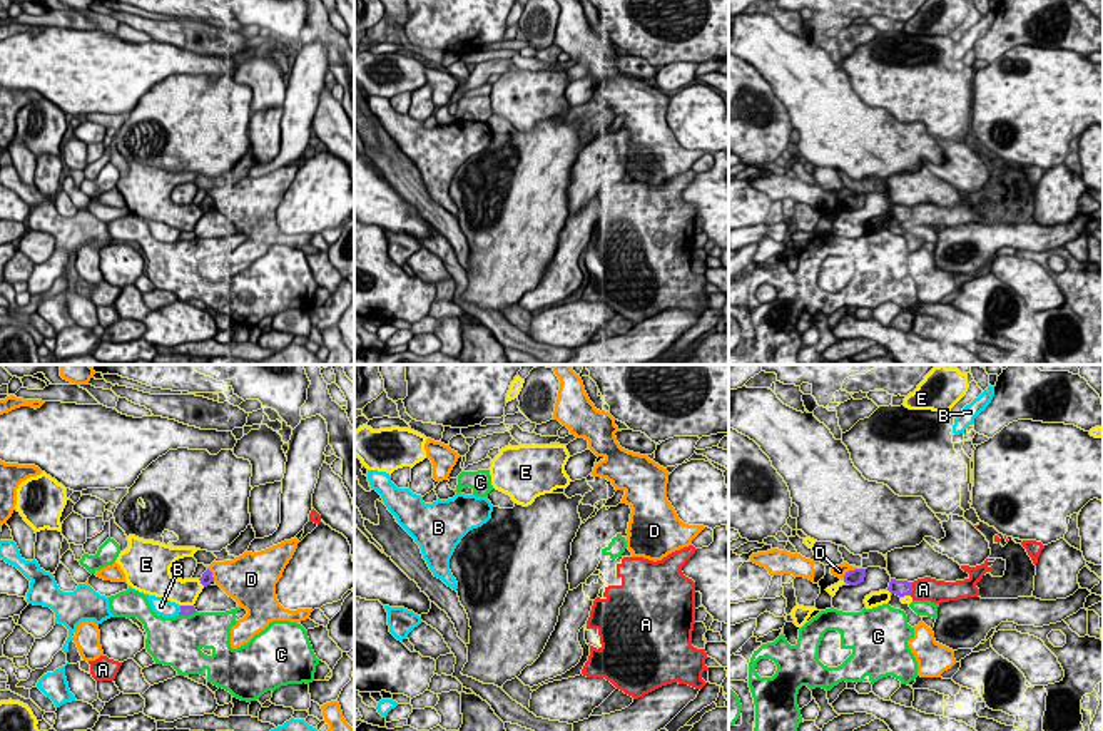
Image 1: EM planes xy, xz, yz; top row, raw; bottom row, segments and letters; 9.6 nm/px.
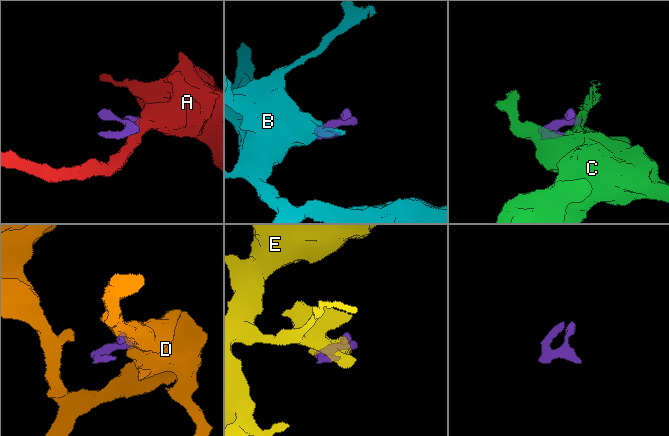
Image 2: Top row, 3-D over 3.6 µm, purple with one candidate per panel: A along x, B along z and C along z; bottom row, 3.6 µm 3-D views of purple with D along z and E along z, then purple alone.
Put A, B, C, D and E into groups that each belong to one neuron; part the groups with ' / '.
A / B / C / D / E

